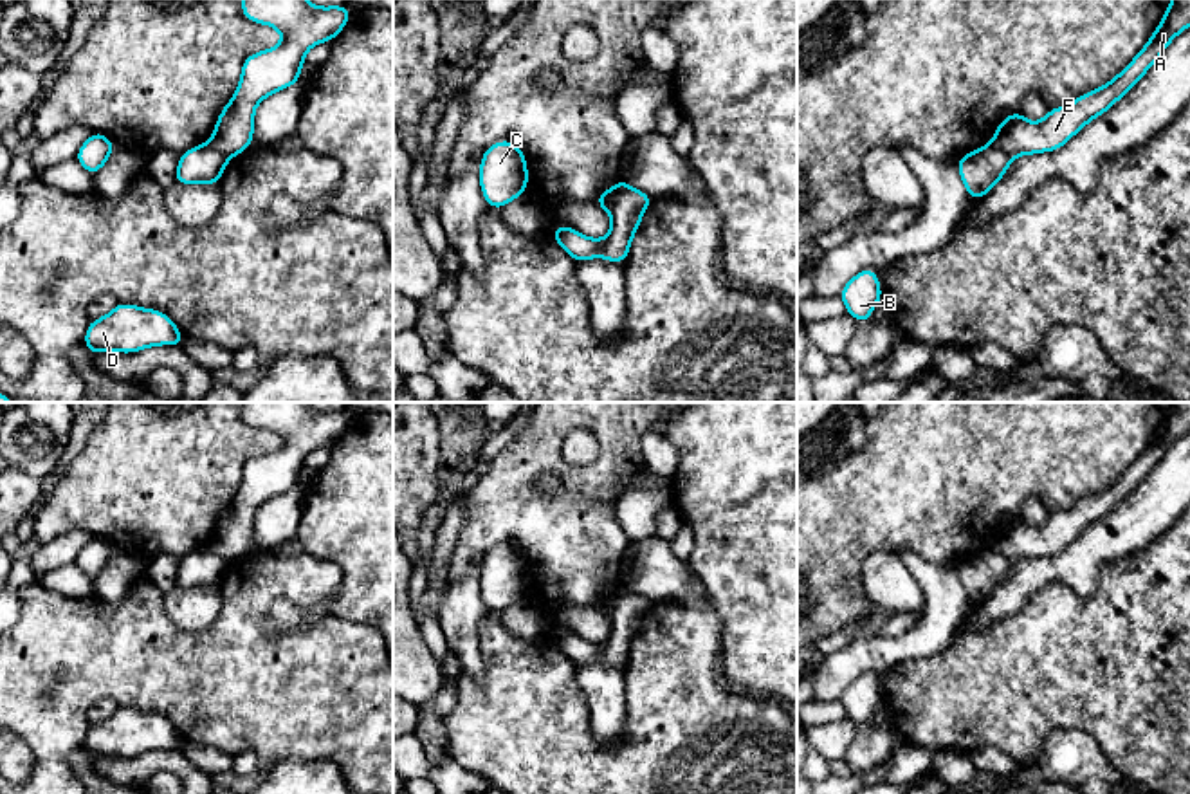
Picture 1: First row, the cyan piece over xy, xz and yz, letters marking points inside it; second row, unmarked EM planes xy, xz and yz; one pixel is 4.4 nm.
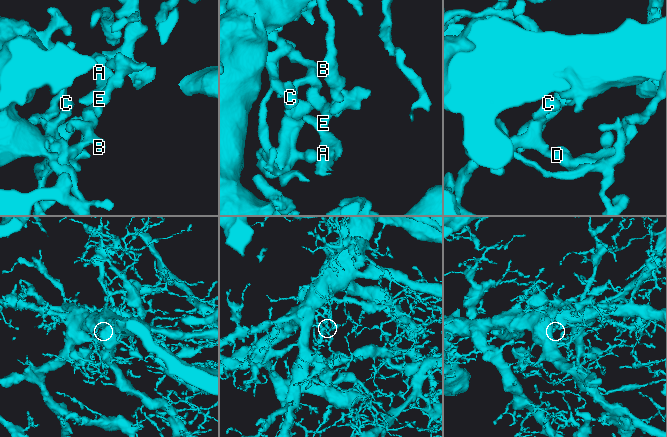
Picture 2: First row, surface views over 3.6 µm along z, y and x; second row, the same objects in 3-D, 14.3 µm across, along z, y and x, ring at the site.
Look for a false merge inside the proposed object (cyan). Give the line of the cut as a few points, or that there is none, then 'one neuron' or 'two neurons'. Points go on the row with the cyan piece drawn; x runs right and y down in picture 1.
cut xz (630, 186), (617, 197), (610, 212); two neurons

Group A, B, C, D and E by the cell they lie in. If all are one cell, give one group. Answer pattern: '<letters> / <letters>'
A E / B C D

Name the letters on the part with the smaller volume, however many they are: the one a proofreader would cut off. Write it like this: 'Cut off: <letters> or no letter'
Cut off: A, E

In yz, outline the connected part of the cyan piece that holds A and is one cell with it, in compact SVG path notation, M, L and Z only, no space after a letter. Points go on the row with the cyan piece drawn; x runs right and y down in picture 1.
M1172 0L1147 45L1107 85L1082 94L1069 106L1049 108L1039 123L1026 121L1021 110L1006 115L990 144L1002 150L1010 159L1062 148L1091 119L1123 97L1186 27L1190 27L1190 0Z

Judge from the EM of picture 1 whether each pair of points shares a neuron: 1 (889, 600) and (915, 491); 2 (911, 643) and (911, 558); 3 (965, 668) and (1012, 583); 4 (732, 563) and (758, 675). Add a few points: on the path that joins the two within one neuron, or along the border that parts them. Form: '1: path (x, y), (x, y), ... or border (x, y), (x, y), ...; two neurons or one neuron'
1: border (891, 549), (880, 549), (864, 562), (864, 583); two neurons
2: path (933, 621), (933, 580); one neuron
3: border (1026, 601), (1016, 612), (981, 628), (960, 627); two neurons
4: path (758, 590), (758, 648); one neuron

